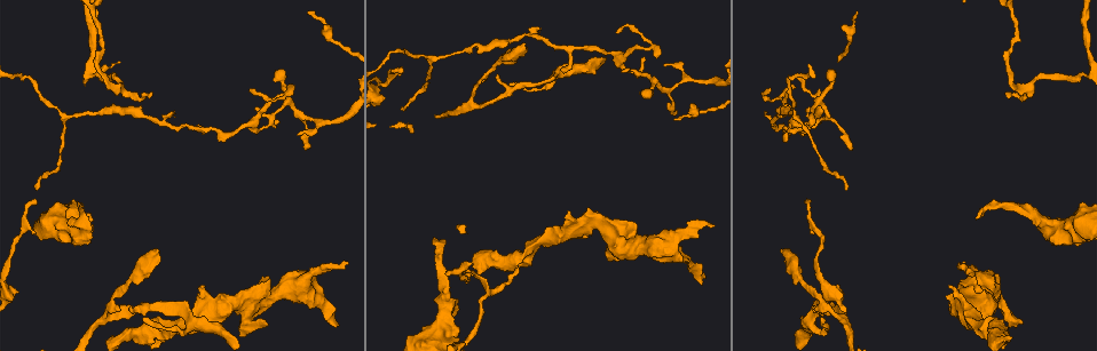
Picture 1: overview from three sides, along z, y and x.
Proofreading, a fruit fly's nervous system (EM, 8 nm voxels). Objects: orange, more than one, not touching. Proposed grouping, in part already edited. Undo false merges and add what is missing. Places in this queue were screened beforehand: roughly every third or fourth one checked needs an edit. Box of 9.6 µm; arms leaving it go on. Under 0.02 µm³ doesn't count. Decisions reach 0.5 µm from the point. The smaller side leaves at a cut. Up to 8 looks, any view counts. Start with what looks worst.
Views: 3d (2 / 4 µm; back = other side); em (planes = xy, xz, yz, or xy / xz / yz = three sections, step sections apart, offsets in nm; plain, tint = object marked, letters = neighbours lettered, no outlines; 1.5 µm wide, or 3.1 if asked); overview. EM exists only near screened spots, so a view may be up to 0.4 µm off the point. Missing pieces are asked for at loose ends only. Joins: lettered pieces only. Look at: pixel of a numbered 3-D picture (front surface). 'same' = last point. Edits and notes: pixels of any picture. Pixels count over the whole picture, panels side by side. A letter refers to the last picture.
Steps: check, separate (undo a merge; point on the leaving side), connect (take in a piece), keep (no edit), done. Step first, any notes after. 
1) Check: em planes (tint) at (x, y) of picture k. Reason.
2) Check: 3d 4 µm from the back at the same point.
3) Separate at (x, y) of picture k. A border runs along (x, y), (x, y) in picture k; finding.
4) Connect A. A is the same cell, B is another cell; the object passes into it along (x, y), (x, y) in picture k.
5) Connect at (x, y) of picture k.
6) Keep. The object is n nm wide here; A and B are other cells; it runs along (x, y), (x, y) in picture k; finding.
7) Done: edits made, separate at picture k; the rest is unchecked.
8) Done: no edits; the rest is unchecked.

Check: 3d 4 µm at (475, 269) of picture 1. Free end.

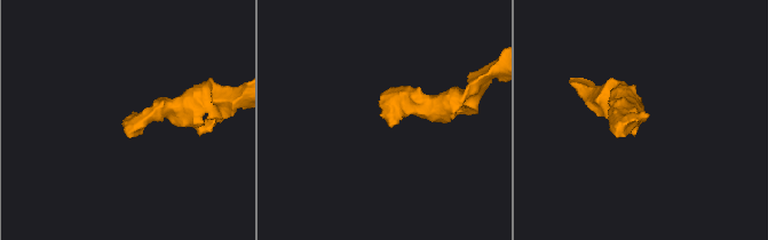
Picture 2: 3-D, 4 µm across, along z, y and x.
Check: em planes (letters) at (123, 121) of picture 2. Need the tissue.

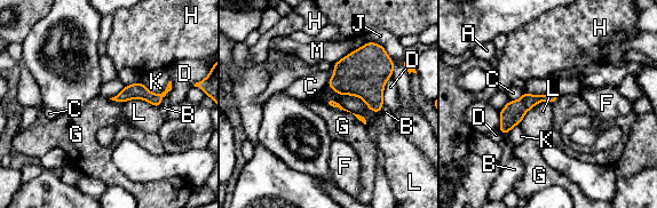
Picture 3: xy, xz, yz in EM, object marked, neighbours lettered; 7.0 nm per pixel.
Keep. A, B, C, D, F, G, H, J, K, L and M are other cells; no lettered piece goes on from it.

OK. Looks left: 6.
Check: em planes (letters) at (401, 67) of picture 1. Tapers out.

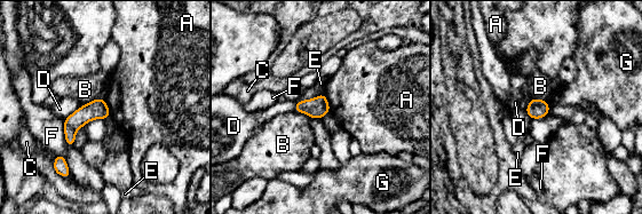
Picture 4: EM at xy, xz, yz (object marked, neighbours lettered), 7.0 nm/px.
Keep. The object is 140 nm wide here; A, B, C, D, E, F and G are other cells; no lettered piece goes on from it.

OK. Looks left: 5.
Check: em planes (letters) at (848, 145) of picture 1. Thin end.

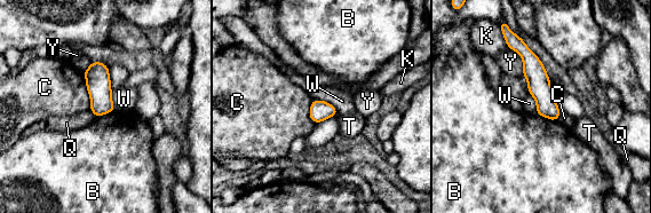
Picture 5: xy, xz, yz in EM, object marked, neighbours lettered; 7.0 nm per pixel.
Keep. B, C, K, Q, T, W and Y are other cells; it runs along (517, 41), (555, 117) in picture 5; no lettered piece goes on from it.

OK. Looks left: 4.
Check: em xz step 8 (letters) at (714, 226) of picture 1. Branch stops here.

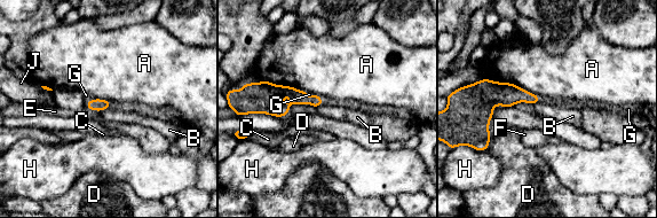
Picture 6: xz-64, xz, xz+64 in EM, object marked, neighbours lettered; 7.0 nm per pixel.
Check: em planes (letters) at the same point. Cut it another way.

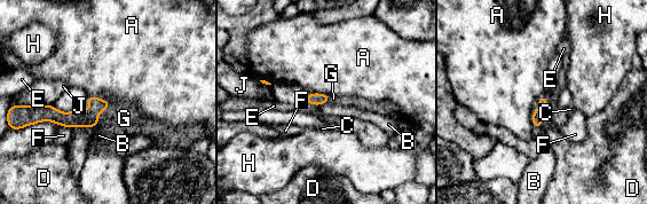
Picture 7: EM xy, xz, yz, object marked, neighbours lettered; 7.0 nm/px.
Connect G. The longest contact is with G, 320 nm; G is the same cell, A, B, C, D, E, F, H and J are other cells; the neuron continues.

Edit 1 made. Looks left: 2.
Done: edits made, connect at picture 7; the rest is unchecked.

